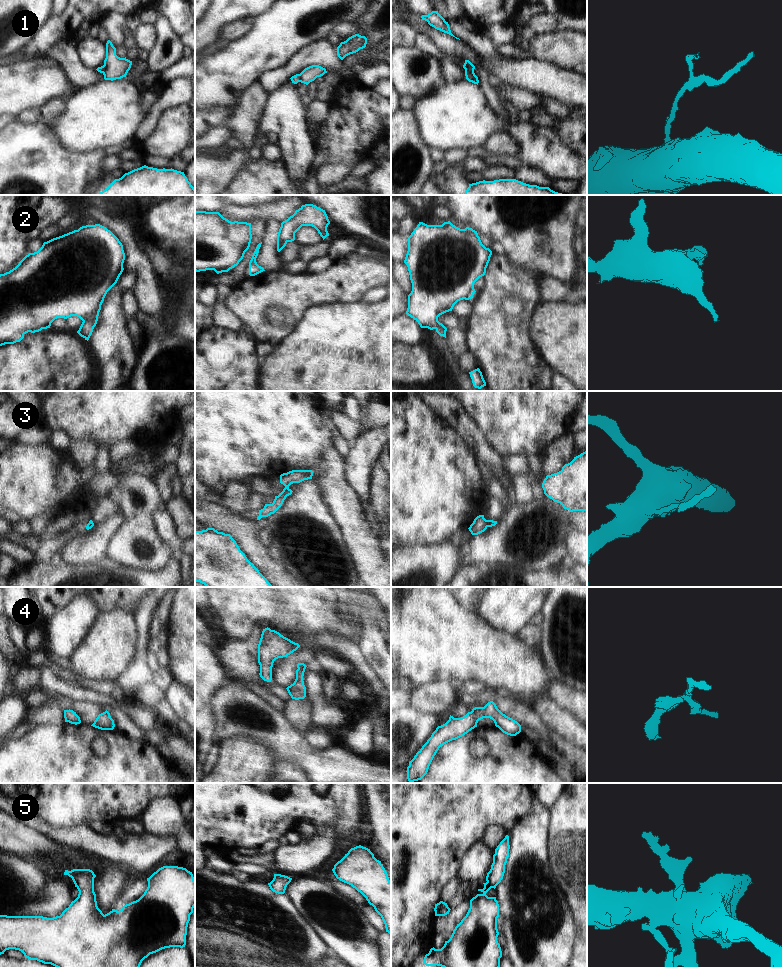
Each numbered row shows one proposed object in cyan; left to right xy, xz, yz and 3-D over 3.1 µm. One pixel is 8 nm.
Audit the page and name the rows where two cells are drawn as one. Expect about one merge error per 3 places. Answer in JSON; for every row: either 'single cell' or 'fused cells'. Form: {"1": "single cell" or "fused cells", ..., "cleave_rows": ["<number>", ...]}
{"1": "fused cells", "2": "single cell", "3": "fused cells", "4": "single cell", "5": "single cell", "cleave_rows": ["1", "3"]}

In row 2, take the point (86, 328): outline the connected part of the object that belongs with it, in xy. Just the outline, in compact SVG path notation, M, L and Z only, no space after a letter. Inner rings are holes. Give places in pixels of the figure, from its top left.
M100 224L82 226L44 242L37 252L26 255L15 268L0 274L0 346L20 342L26 333L50 328L55 319L71 316L83 321L77 333L88 341L107 292L117 283L124 270L124 260L122 243Z

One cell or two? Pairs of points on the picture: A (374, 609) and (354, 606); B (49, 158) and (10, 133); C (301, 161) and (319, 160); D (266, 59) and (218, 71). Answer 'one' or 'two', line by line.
A: one
B: one
C: two
D: one

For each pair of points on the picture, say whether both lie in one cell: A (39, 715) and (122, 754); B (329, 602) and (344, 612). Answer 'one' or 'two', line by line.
A: two
B: two

